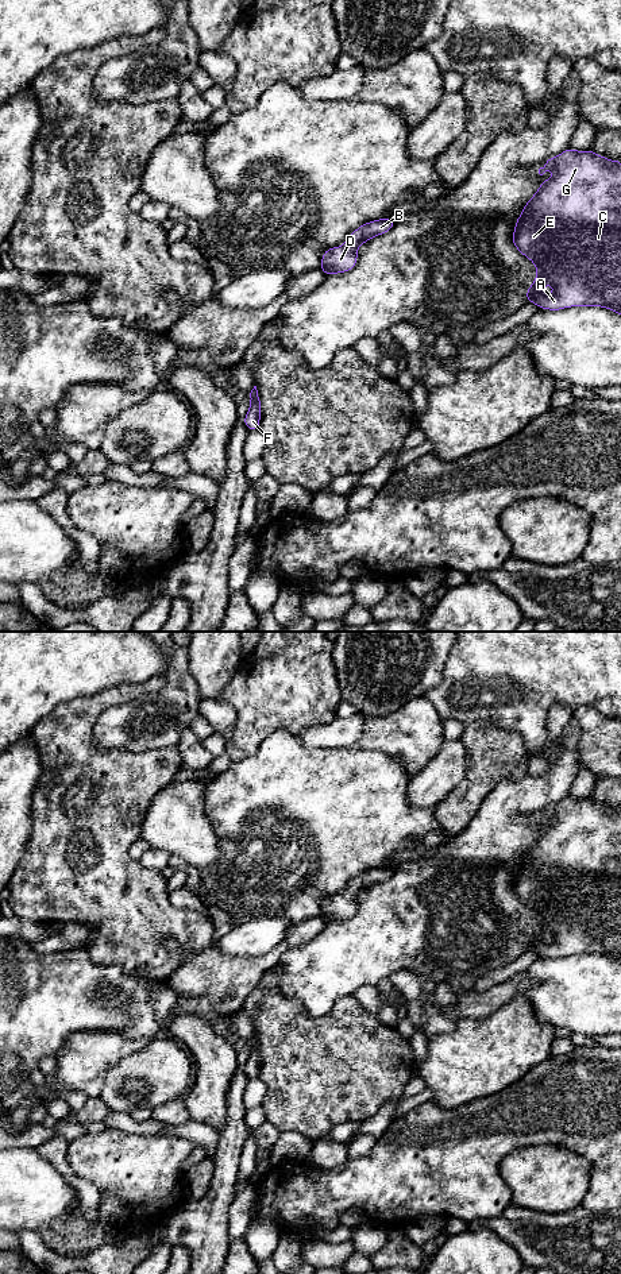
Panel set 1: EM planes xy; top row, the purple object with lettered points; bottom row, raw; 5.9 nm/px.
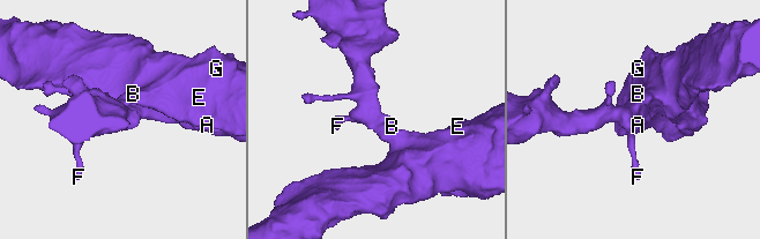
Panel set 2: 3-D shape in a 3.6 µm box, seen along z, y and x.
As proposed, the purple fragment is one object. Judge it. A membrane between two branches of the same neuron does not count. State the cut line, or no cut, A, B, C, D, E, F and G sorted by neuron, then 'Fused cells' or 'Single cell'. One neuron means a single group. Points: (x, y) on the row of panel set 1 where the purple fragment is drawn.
No split. Groups: A B C D E F G. Single cell

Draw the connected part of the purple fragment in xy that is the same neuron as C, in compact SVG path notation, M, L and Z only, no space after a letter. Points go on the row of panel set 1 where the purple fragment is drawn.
M591 150L564 153L547 159L539 169L543 175L554 170L554 177L543 181L535 196L516 220L513 244L536 266L536 278L526 289L526 301L540 309L560 310L571 306L602 306L621 314L621 159L610 161Z

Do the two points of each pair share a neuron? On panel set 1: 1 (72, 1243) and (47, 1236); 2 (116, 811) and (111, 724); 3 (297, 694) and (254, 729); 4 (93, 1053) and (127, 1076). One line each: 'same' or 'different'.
1: same
2: different
3: same
4: different

